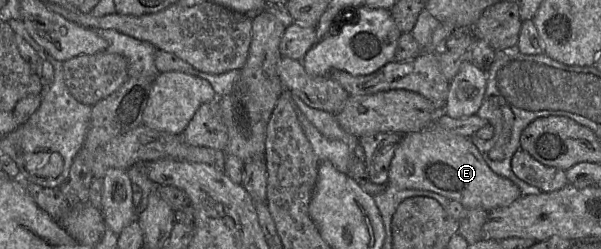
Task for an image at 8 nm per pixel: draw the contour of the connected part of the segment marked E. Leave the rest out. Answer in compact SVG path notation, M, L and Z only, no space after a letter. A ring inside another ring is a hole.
M436 121L421 131L402 135L390 164L388 185L398 190L431 191L460 202L464 208L486 211L509 206L522 196L515 183L490 169L470 138L449 131Z

